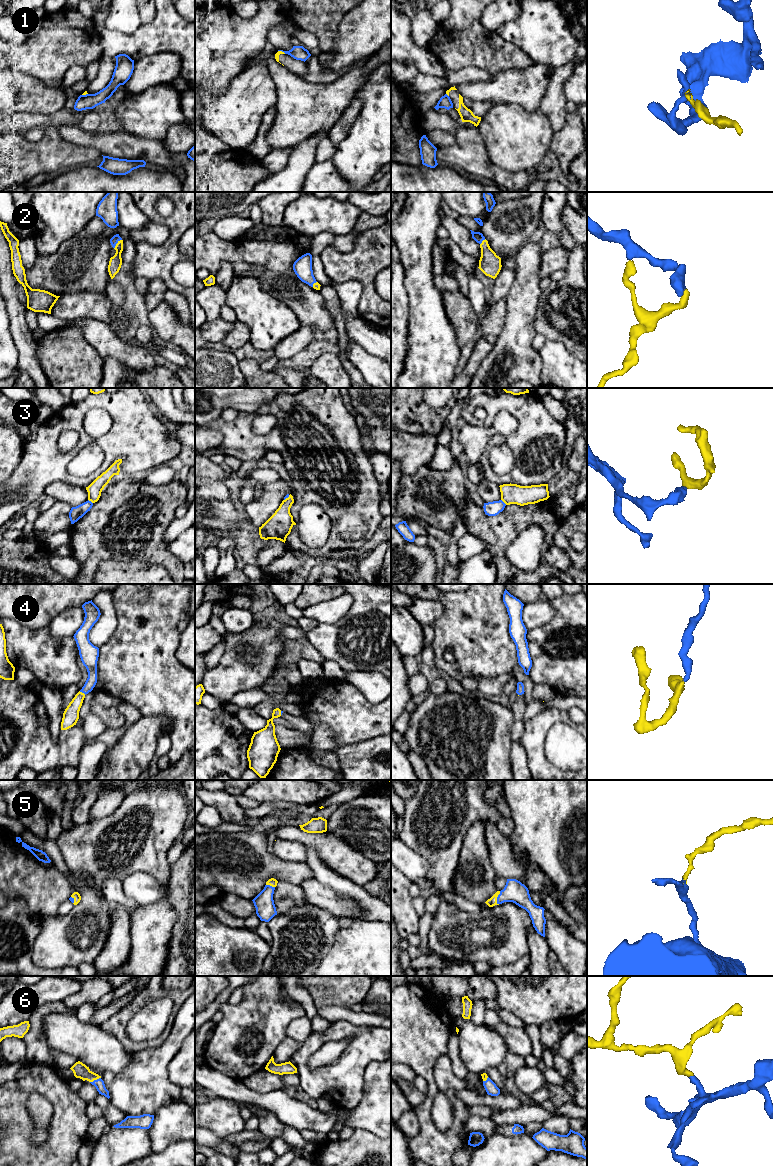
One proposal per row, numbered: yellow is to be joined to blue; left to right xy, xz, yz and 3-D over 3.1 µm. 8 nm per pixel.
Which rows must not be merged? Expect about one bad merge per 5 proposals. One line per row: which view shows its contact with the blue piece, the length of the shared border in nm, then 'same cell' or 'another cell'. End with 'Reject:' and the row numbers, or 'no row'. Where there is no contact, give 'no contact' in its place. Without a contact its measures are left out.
1: meets blue in xz; contact 70 nm long; another cell
2: meets blue in xy; contact 100 nm long; same cell
3: meets blue in yz; contact 60 nm long; another cell
4: meets blue in xy; contact 60 nm long; same cell
5: meets blue in yz; contact 110 nm long; same cell
6: meets blue in xy; contact 100 nm long; same cell
Reject: 1, 3

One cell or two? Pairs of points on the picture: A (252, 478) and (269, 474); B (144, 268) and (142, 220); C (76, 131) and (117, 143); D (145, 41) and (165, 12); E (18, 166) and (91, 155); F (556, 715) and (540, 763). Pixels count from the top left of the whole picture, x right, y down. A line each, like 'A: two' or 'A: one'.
A: one
B: two
C: one
D: one
E: one
F: one

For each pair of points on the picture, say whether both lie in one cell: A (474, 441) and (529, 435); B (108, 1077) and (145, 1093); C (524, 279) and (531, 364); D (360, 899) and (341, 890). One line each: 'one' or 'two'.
A: two
B: one
C: one
D: one

